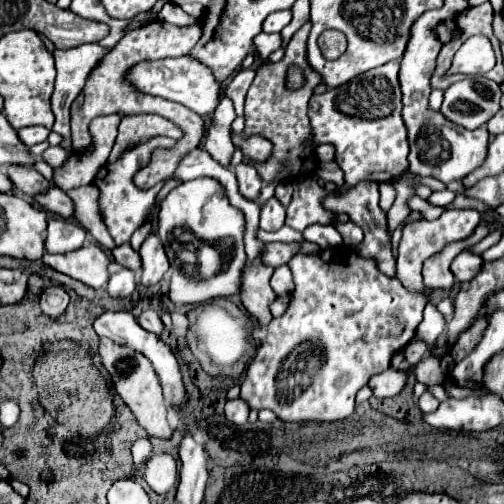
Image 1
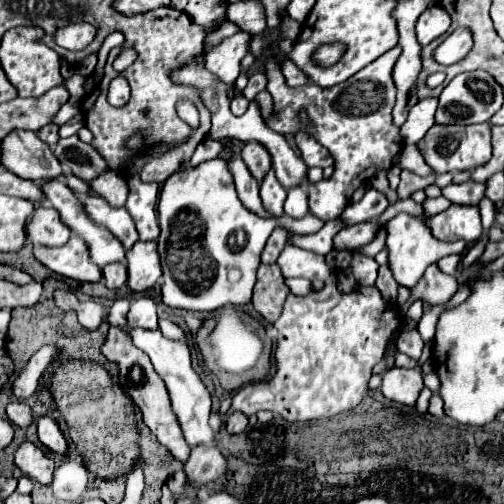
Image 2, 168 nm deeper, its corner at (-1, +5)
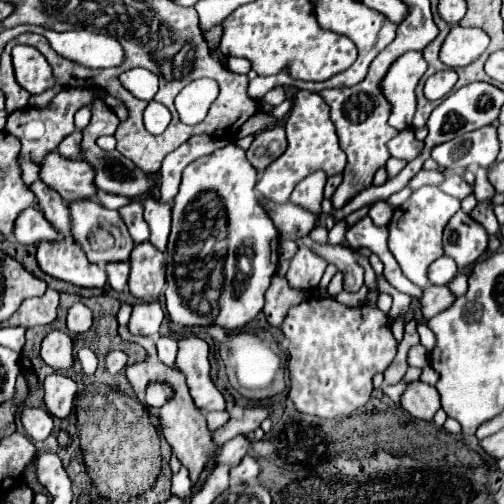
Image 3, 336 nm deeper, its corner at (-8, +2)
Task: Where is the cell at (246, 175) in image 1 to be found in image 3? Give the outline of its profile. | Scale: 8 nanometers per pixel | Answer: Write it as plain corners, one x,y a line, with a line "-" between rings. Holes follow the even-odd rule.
274,126
270,130
260,132
254,142
250,144
250,148
246,150
248,154
248,162
262,172
266,166
270,166
276,158
280,158
284,154
286,148
286,136
284,136
284,128
282,126

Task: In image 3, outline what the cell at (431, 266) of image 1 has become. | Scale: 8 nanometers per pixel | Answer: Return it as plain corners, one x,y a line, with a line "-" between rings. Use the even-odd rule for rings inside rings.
430,284
428,288
424,288
424,296
420,300
422,314
426,318
432,318
438,312
450,308
454,300
456,300
456,296
452,296
452,292
448,292
446,286
434,286
434,284

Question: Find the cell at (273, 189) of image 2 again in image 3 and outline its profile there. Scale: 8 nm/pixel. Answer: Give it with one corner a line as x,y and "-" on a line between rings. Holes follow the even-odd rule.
308,90
298,92
296,104
286,118
284,130
286,130
286,138
288,138
286,152
262,172
262,176
256,184
258,194
262,194
264,198
268,198
276,204
286,204
294,186
304,176
308,176
312,170
324,170
326,176
332,176
332,174
342,172
346,166
346,154
338,146
338,136
336,136
334,124
330,122
330,110
318,94
308,92

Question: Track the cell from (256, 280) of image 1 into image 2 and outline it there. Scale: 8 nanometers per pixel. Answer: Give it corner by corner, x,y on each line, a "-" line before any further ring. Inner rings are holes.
261,265
257,273
257,285
253,293
253,307
255,311
267,321
275,323
281,315
283,303
289,295
289,287
285,285
285,277
281,275
279,267
273,265

